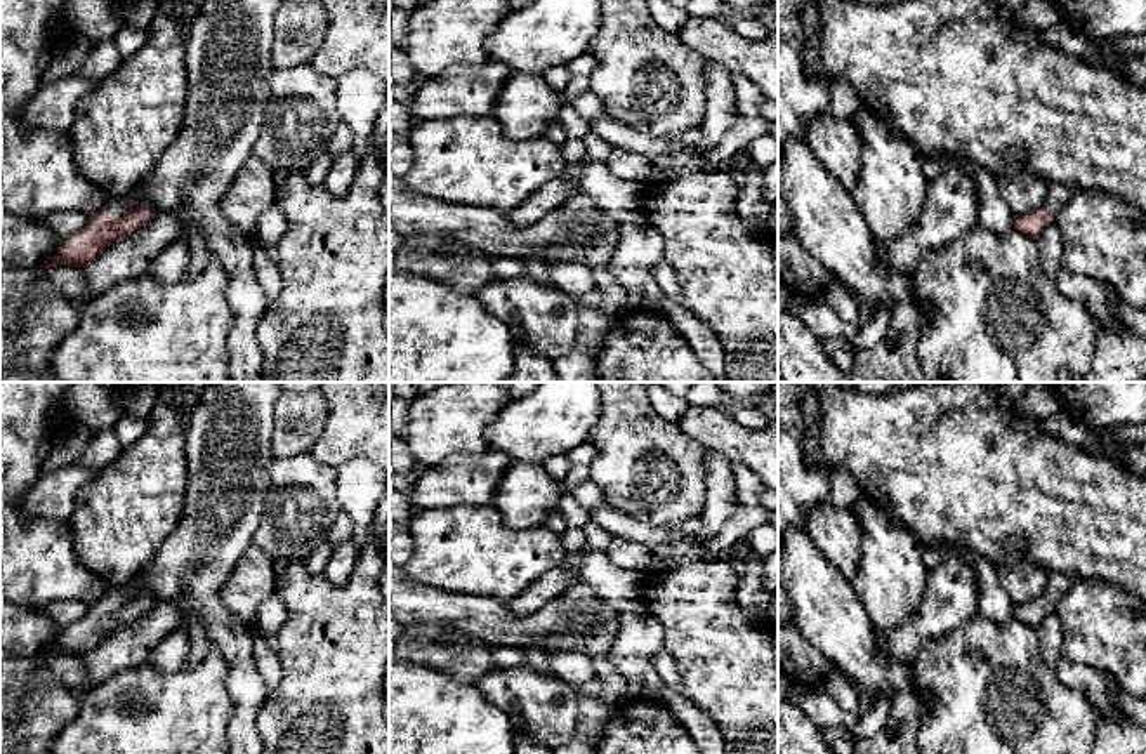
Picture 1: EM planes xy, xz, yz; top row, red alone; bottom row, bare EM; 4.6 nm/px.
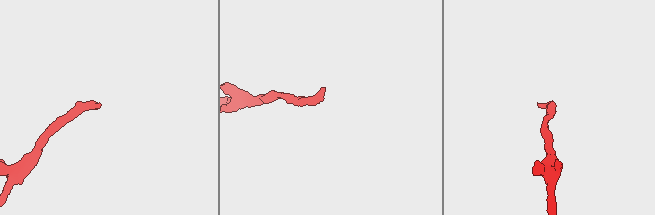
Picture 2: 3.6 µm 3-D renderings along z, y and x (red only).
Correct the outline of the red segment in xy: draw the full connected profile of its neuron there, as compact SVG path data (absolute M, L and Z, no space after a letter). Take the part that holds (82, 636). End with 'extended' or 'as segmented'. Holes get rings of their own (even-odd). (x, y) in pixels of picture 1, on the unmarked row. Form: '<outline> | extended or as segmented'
M134 579L127 585L109 585L101 599L89 605L89 612L57 634L57 645L43 650L49 658L57 653L83 657L90 653L102 638L146 615L156 603L155 592Z | extended

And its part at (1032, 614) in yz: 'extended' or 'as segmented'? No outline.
extended

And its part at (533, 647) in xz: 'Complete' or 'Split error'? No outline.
Split error

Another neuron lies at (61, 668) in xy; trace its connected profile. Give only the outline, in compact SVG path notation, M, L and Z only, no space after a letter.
M57 653L49 657L47 664L35 672L40 681L57 681L68 688L85 688L92 685L89 672L83 667L80 657L71 657L66 653Z

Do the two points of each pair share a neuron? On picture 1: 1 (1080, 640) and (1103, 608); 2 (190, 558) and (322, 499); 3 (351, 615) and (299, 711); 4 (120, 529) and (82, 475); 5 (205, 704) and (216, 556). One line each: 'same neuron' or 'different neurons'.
1: same neuron
2: different neurons
3: same neuron
4: different neurons
5: different neurons

